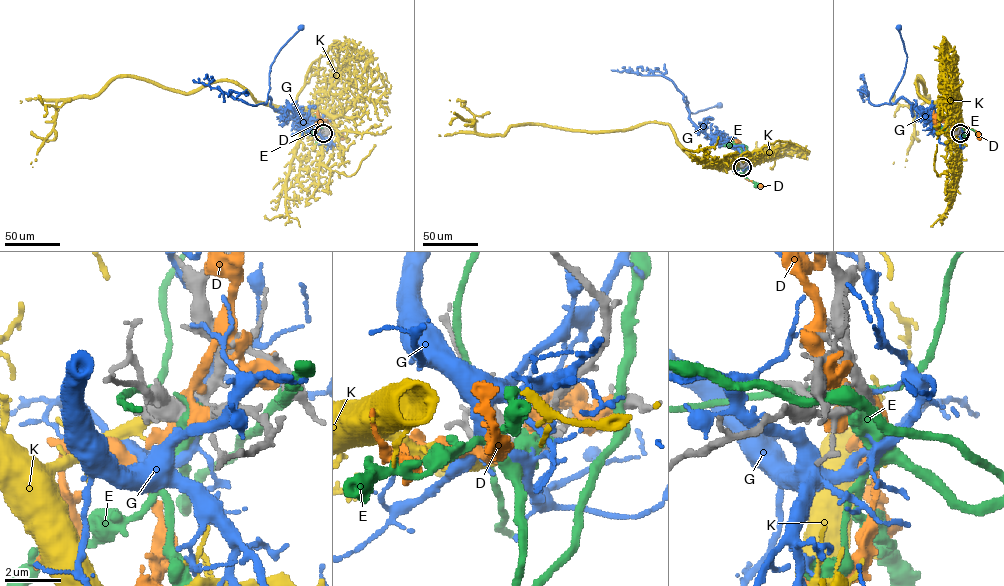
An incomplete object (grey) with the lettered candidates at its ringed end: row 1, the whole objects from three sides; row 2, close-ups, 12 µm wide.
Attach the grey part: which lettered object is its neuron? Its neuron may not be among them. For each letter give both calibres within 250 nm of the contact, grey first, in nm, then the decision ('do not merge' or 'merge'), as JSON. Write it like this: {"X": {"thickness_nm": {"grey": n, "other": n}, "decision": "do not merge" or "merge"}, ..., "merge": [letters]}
{"D": {"thickness_nm": {"grey": 420, "other": 280}, "decision": "do not merge"}, "E": {"thickness_nm": {"grey": 400, "other": 600}, "decision": "do not merge"}, "G": {"thickness_nm": {"grey": 420, "other": 140}, "decision": "do not merge"}, "K": {"thickness_nm": {"grey": 440, "other": 600}, "decision": "merge"}, "merge": ["K"]}

